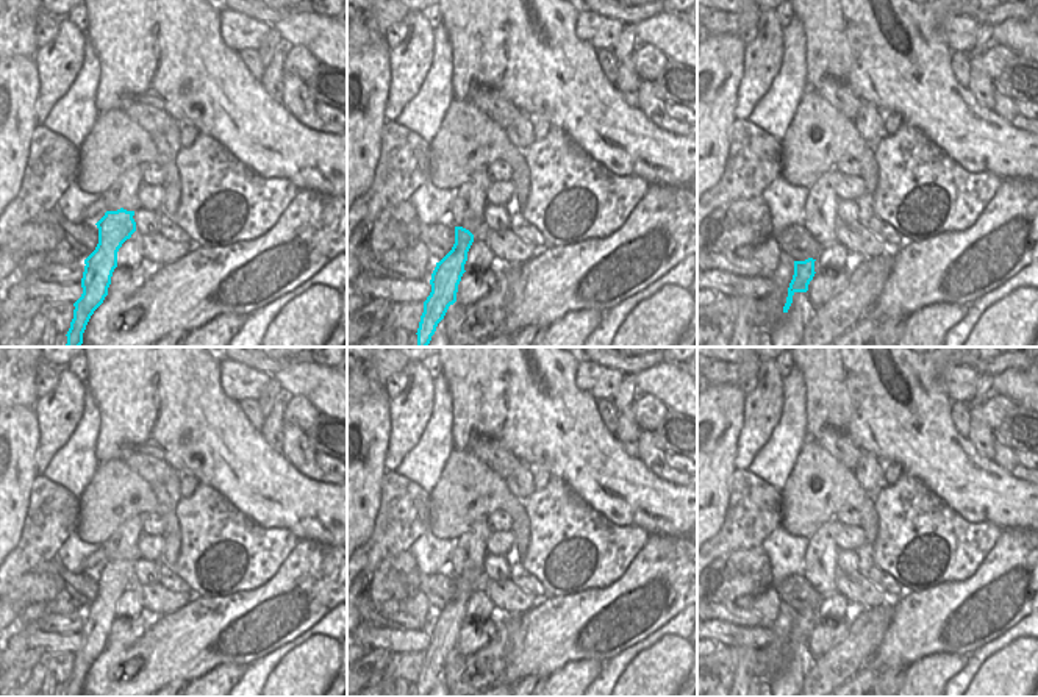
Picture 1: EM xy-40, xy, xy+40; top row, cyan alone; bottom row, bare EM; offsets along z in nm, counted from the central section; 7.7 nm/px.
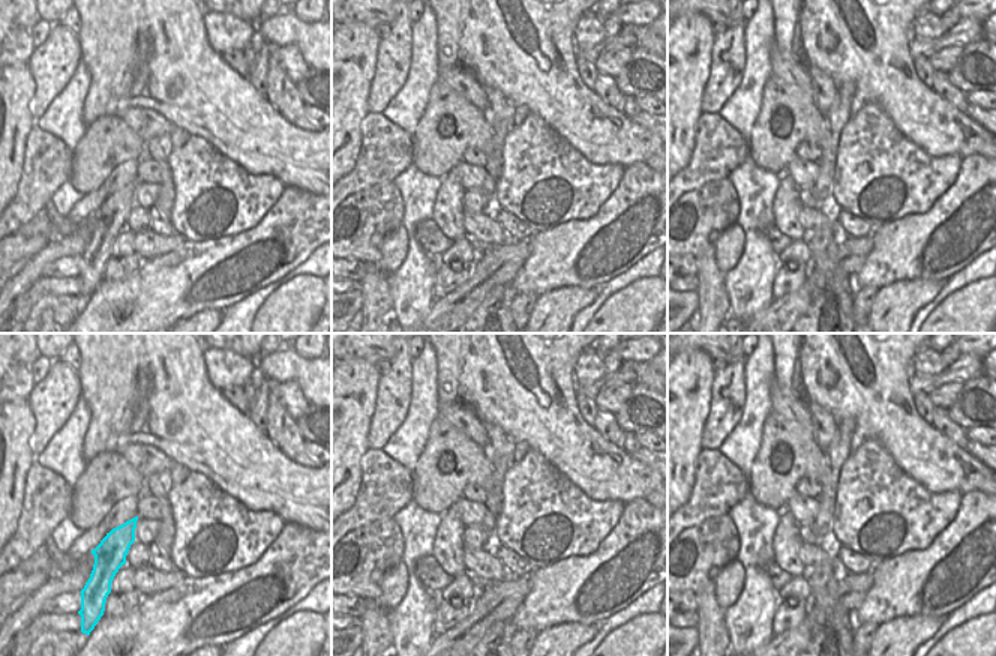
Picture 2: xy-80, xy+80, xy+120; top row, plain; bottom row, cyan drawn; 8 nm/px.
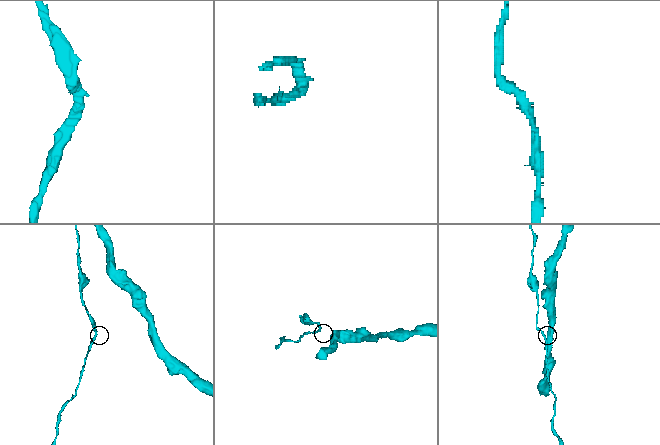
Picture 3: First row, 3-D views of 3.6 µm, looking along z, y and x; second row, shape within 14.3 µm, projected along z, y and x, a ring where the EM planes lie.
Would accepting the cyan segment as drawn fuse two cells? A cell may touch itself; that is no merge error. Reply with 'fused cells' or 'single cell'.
fused cells

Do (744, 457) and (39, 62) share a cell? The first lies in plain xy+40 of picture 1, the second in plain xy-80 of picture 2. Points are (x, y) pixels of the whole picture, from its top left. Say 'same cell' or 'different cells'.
same cell

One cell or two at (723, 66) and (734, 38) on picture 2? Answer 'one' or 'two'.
one

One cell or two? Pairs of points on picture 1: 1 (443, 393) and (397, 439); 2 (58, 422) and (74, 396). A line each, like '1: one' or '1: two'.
1: two
2: one

